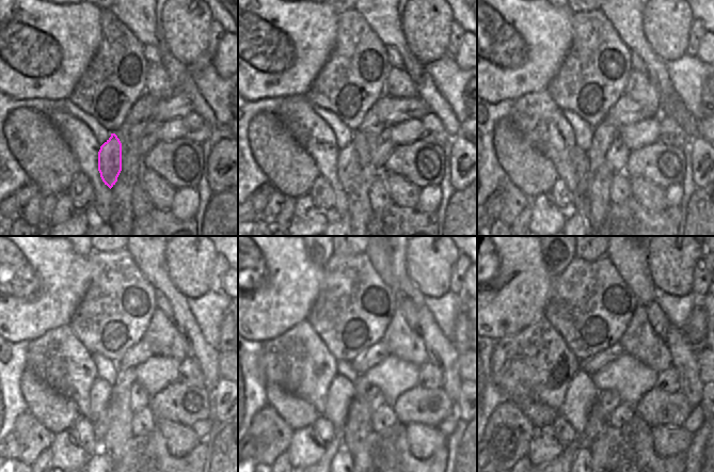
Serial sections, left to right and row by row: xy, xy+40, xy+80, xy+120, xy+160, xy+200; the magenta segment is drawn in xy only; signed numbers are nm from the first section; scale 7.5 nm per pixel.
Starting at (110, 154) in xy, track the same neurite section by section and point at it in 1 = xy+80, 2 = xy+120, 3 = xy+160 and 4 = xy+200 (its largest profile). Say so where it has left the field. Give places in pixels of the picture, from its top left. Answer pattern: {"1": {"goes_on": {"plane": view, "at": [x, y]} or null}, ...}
{"1": {"goes_on": {"plane": "xy+80", "at": [583, 174]}}, "2": {"goes_on": {"plane": "xy+120", "at": [100, 423]}}, "3": {"goes_on": {"plane": "xy+160", "at": [335, 445]}}, "4": {"goes_on": {"plane": "xy+200", "at": [569, 453]}}}

